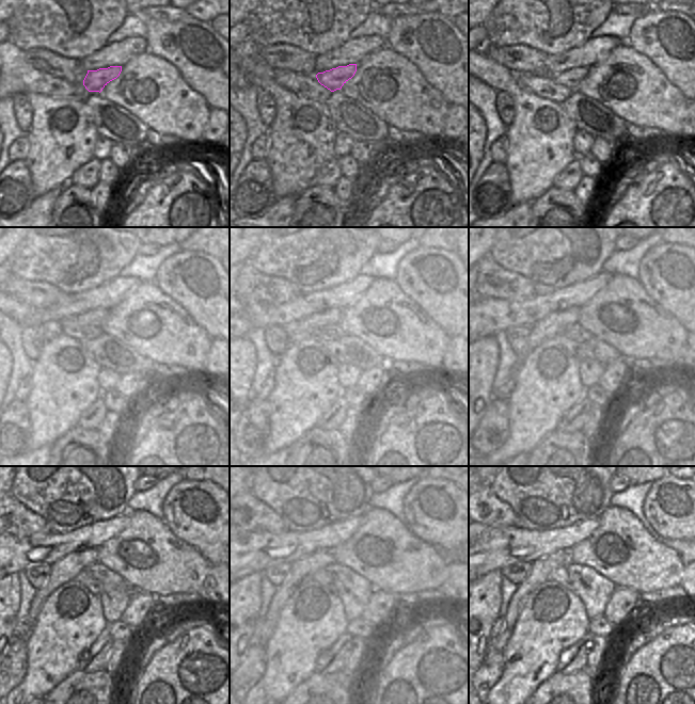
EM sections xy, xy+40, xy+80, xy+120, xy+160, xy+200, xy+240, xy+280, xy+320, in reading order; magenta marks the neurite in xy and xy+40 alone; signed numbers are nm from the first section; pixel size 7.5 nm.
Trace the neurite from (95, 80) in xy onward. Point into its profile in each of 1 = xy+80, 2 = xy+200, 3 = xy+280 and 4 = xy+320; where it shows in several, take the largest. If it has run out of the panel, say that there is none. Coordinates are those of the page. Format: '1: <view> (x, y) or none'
1: xy+80 (571, 78)
2: xy+200 (548, 328)
3: xy+280 (301, 571)
4: xy+320 (540, 571)

